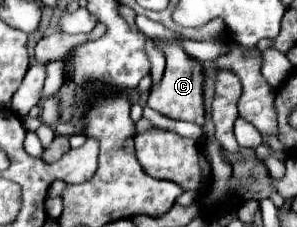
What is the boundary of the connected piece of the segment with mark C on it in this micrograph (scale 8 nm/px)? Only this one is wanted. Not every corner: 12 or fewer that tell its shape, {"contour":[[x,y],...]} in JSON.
{"contour":[[154,42],[166,70],[148,106],[204,124],[204,68],[178,44]]}

